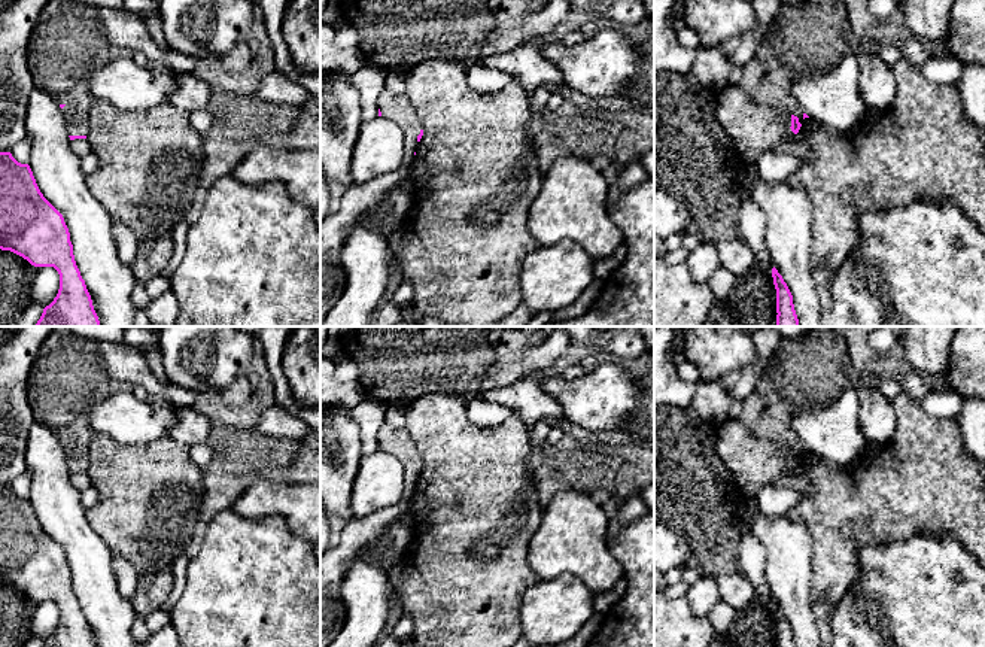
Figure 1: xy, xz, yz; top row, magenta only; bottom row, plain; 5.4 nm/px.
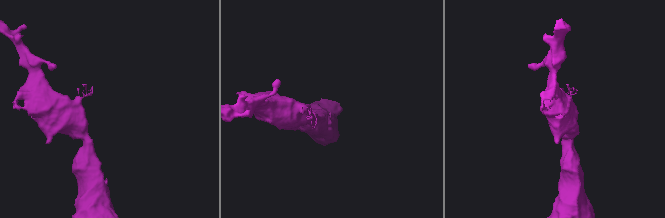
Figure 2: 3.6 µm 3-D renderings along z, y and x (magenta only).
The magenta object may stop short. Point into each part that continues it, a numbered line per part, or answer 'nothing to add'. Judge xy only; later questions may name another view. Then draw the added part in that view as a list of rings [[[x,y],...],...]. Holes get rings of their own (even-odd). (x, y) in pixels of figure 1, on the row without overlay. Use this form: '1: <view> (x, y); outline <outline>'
1: xy (69, 379); outline [[[54,326],[43,340],[28,377],[28,404],[37,420],[63,438],[69,470],[88,468],[88,444],[94,432],[88,426],[91,411],[112,394],[98,344],[76,335],[70,326]]]

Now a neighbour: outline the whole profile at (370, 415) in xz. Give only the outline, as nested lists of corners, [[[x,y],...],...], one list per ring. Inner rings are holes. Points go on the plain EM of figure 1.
[[[364,400],[350,408],[350,416],[361,432],[362,455],[379,450],[377,434],[386,425],[386,410],[387,404],[376,400]]]

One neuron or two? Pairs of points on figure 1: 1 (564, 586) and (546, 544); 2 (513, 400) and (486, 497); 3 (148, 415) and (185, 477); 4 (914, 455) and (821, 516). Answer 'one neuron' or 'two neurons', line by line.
1: two neurons
2: two neurons
3: two neurons
4: one neuron

